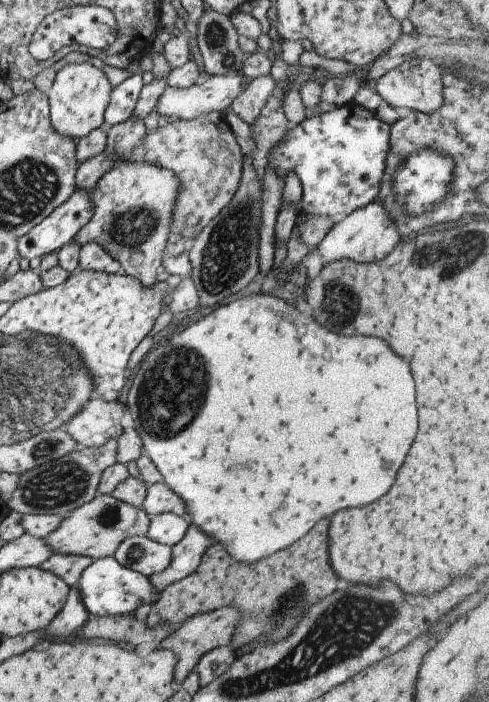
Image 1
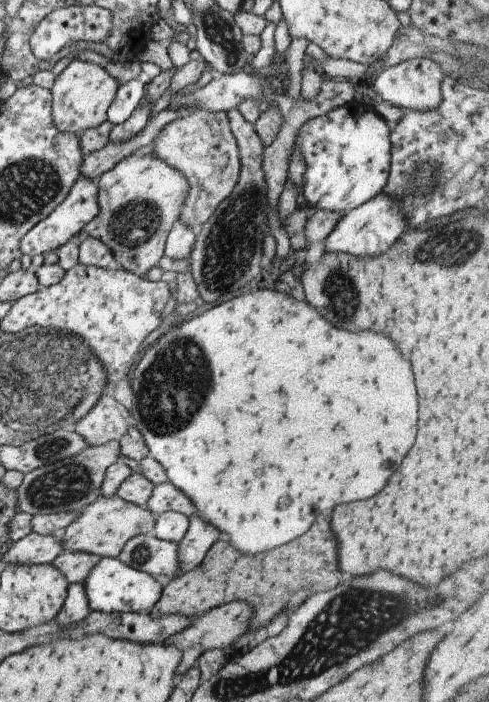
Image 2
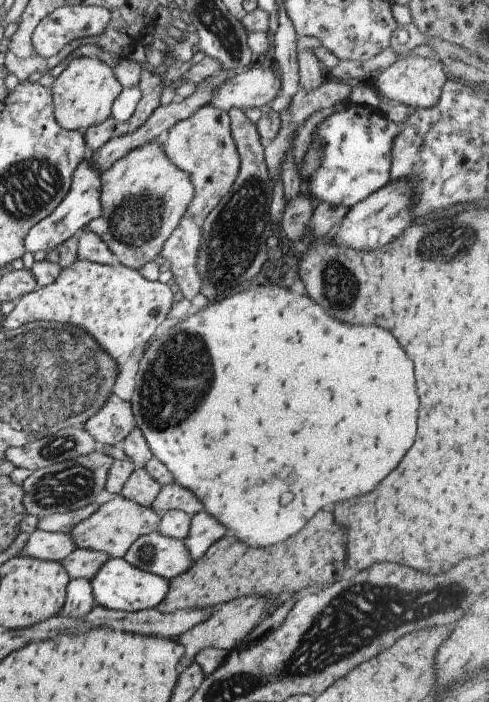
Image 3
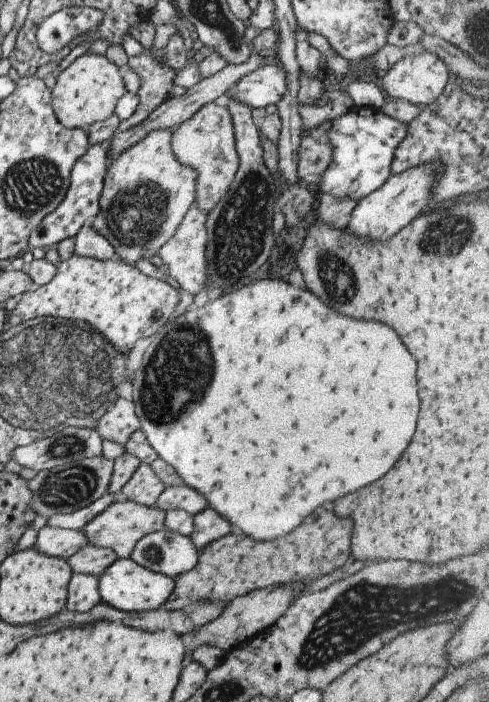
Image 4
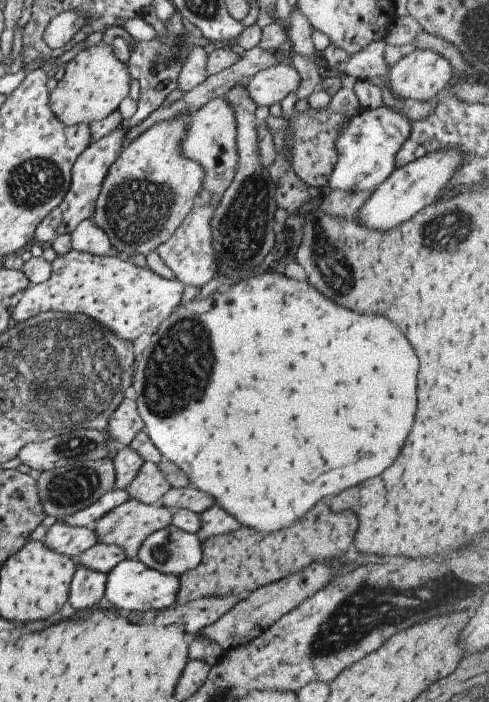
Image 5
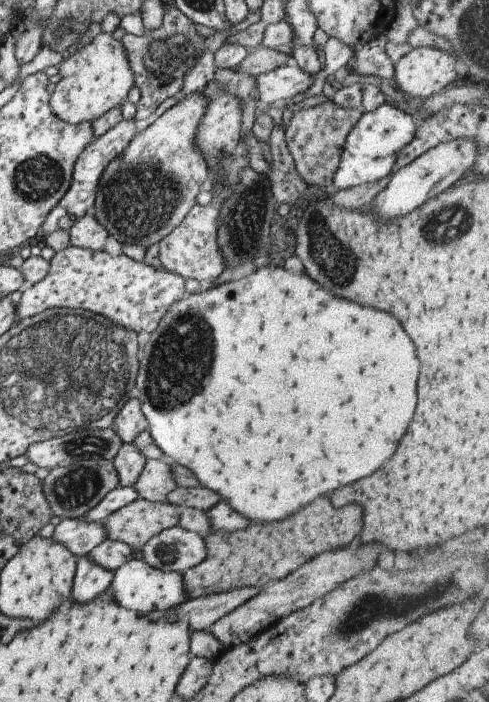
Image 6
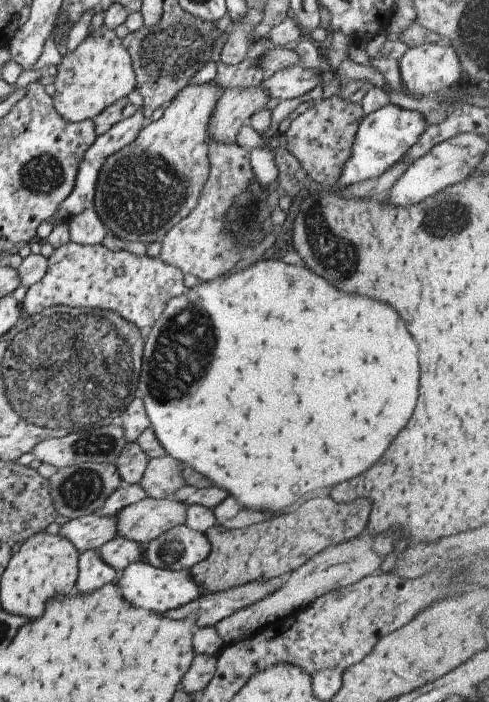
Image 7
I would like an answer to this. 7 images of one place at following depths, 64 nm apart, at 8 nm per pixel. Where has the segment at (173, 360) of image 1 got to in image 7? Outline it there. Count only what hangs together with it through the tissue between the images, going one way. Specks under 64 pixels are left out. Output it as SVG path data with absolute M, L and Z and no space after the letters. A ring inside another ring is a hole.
M259 259L254 263L251 263L246 268L239 270L239 272L231 272L225 274L225 276L218 276L208 281L200 281L195 286L185 288L184 292L179 294L178 297L170 298L161 314L157 317L157 320L150 326L149 336L144 339L144 346L142 348L142 361L139 371L139 384L137 384L137 392L141 395L140 399L143 401L145 414L149 417L150 427L154 432L157 442L160 442L162 449L170 457L175 457L181 464L191 467L199 474L207 476L215 486L223 486L233 498L237 498L237 502L241 502L241 506L245 508L257 508L257 510L271 510L271 512L279 512L283 510L285 506L291 506L295 504L303 494L307 492L315 492L319 488L325 488L325 486L333 486L333 484L339 484L343 480L349 480L353 478L355 474L367 470L383 452L385 448L389 446L389 442L393 440L393 436L405 426L407 418L411 416L413 412L413 406L415 406L415 398L417 398L417 344L413 342L413 338L409 336L409 332L405 330L405 322L401 322L399 314L383 304L383 302L377 302L377 300L371 300L371 298L365 298L365 296L353 296L353 294L341 294L341 290L335 290L327 280L323 280L321 276L317 274L311 274L311 270L307 270L305 266L295 266L295 264L285 264L280 259Z

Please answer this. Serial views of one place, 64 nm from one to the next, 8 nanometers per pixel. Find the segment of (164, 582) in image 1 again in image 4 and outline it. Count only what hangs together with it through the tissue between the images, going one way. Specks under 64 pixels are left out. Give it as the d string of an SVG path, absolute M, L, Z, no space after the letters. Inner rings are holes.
M207 506L200 513L193 515L193 528L189 538L198 550L200 550L213 539L225 536L234 530L229 521L223 518L213 507Z

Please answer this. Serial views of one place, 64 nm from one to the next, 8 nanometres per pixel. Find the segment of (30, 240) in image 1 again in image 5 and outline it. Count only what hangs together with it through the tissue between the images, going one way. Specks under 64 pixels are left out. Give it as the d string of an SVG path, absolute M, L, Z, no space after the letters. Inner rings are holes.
M115 127L108 135L102 136L97 140L91 140L87 148L77 156L75 162L71 165L70 170L70 185L67 187L65 196L61 202L49 211L49 214L41 220L34 230L34 238L32 244L36 243L42 247L50 244L59 234L70 234L72 228L77 226L79 222L91 218L94 213L94 206L96 203L101 183L105 178L105 173L112 162L117 160L117 155L123 148L124 136L127 134L127 127Z

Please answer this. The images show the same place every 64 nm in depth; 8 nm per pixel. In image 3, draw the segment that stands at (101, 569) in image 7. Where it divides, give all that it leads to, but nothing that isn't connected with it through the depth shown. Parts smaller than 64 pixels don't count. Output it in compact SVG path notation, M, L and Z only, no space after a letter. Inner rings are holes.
M69 579L66 584L64 605L61 607L61 616L83 616L94 606L94 596L90 579Z

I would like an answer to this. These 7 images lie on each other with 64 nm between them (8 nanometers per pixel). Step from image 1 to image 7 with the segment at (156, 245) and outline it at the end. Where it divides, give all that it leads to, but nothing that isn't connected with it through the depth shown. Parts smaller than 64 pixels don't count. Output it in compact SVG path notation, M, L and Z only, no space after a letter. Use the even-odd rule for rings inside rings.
M215 83L187 84L165 106L158 120L147 122L133 139L121 150L110 154L97 173L94 192L94 211L106 230L110 230L121 240L142 242L145 245L161 241L167 231L177 224L197 204L209 172L208 122L217 99L221 96L221 86Z

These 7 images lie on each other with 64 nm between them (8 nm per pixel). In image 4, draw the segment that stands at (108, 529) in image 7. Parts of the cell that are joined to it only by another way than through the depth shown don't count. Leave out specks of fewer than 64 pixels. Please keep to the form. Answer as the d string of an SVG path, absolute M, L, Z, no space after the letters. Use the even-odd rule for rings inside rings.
M46 526L38 530L33 548L47 556L67 560L87 544L86 534L81 529Z

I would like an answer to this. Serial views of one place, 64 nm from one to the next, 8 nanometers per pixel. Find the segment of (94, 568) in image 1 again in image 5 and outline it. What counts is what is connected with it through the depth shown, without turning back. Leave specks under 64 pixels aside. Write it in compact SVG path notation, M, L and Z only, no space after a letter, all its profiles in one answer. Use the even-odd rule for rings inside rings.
M135 559L118 562L107 574L104 588L104 603L123 609L131 614L145 610L161 610L171 607L179 588L178 577L171 573L160 573Z

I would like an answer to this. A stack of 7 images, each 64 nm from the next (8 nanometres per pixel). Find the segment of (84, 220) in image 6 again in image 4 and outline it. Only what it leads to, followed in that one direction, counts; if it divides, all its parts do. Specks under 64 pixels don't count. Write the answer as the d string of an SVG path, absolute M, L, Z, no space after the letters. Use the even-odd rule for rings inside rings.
M85 224L72 237L74 253L97 260L115 257L114 248L91 225Z

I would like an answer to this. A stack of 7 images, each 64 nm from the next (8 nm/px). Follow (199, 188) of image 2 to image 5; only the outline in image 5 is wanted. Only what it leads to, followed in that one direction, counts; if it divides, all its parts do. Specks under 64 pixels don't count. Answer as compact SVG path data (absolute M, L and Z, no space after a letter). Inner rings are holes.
M225 96L215 97L200 106L191 116L188 129L180 142L182 155L197 161L204 170L201 190L211 194L209 205L217 204L225 189L229 186L238 154L236 151L236 120L234 112Z

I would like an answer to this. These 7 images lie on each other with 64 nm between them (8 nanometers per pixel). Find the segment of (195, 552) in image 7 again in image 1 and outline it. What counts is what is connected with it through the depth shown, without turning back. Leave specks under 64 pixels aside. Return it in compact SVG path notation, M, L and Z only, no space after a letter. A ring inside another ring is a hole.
M135 535L122 540L112 556L121 566L150 577L170 565L172 547Z

